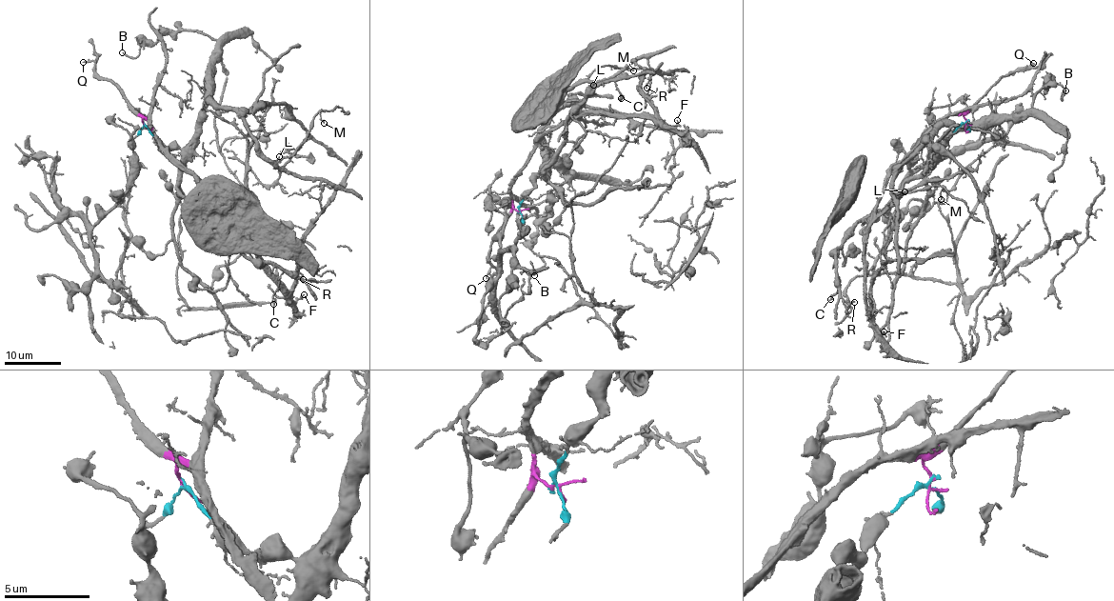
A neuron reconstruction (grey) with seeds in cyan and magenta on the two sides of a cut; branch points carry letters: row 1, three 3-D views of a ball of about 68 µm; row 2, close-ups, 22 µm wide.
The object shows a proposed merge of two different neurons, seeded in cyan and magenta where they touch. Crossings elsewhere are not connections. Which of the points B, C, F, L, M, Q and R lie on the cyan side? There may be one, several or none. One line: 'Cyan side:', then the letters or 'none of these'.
Cyan side: B, C, L, M, R

